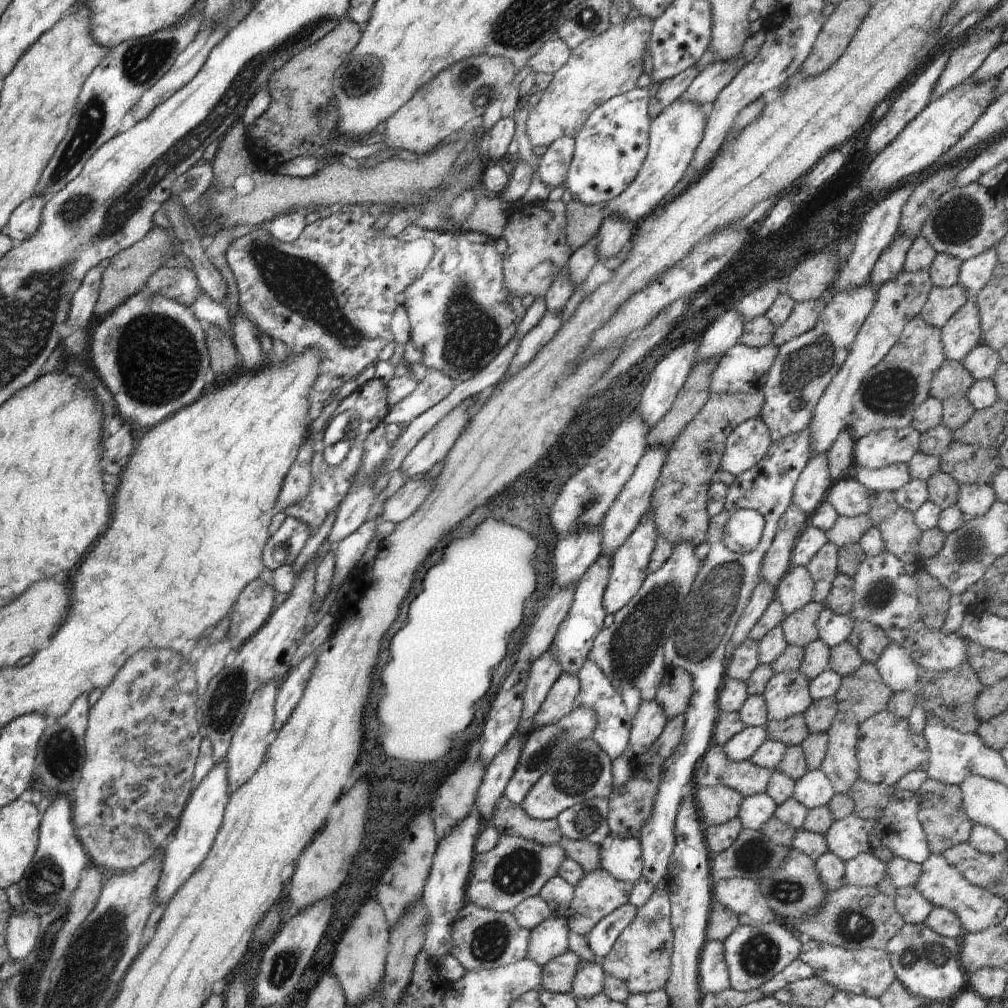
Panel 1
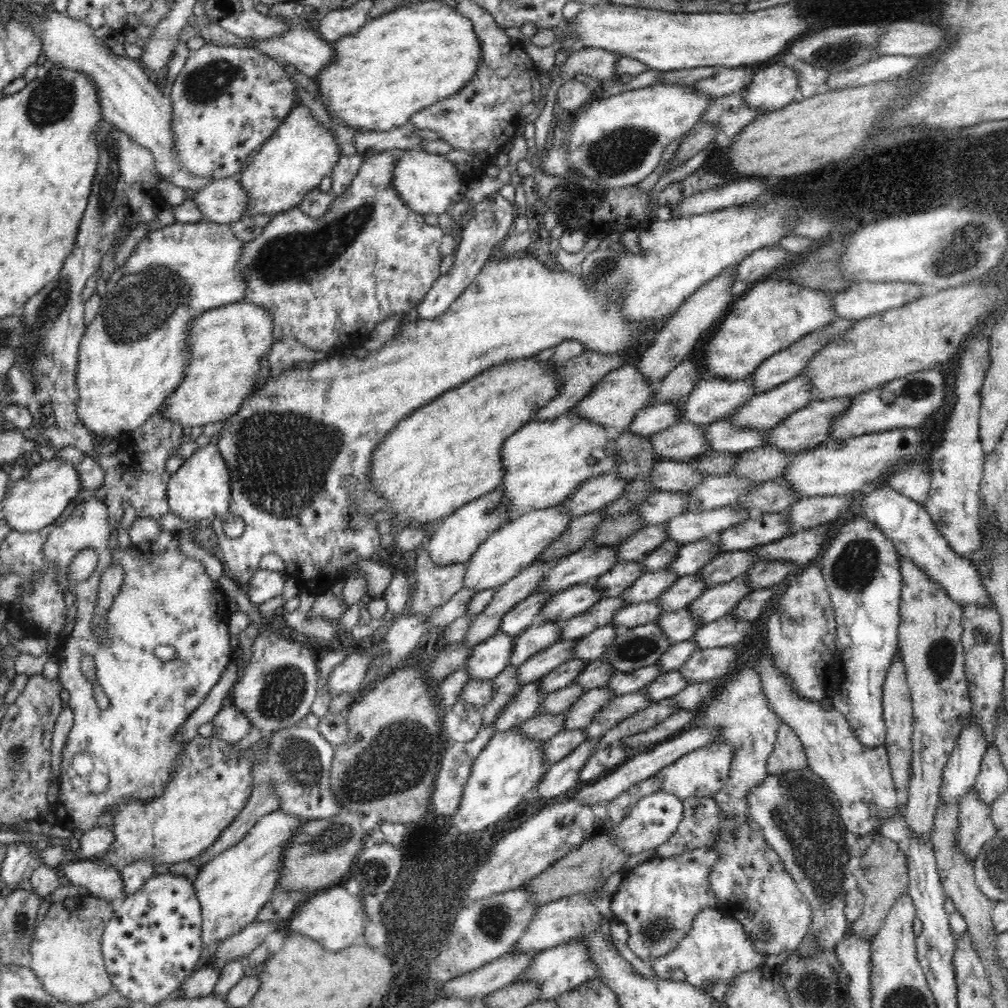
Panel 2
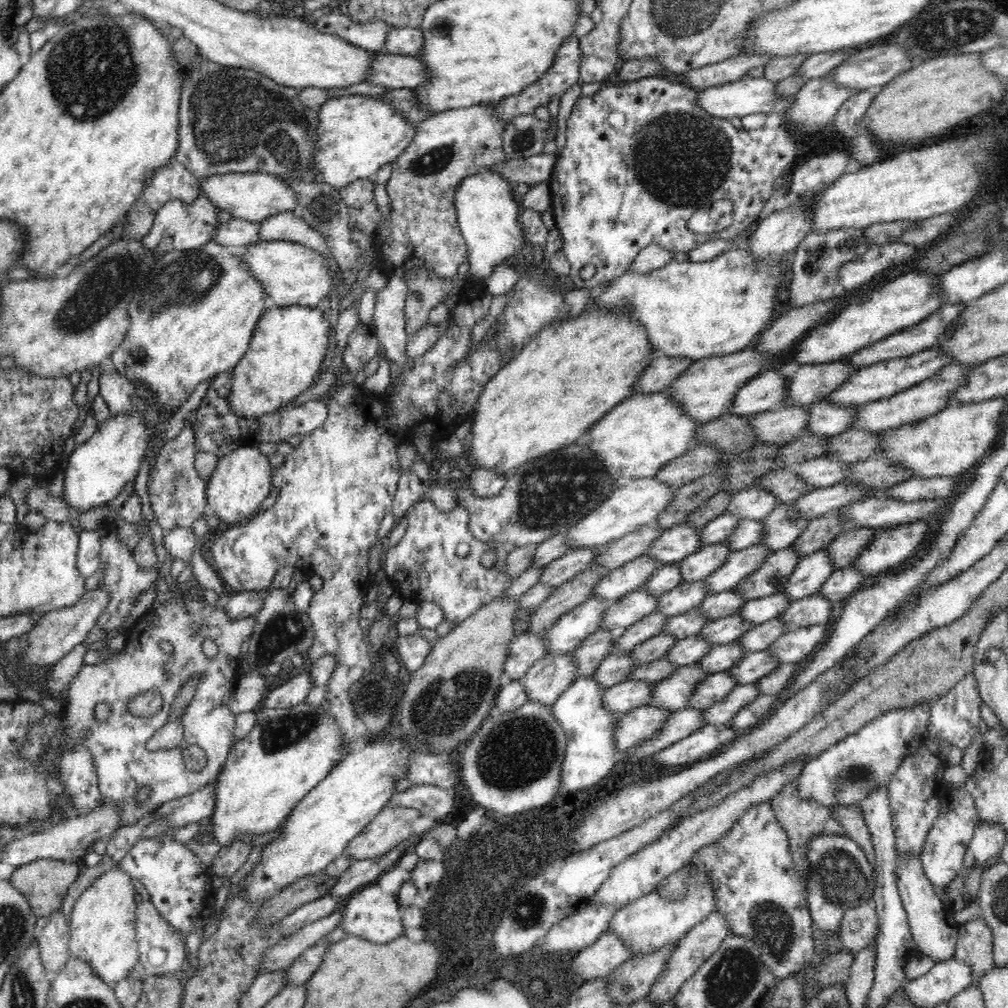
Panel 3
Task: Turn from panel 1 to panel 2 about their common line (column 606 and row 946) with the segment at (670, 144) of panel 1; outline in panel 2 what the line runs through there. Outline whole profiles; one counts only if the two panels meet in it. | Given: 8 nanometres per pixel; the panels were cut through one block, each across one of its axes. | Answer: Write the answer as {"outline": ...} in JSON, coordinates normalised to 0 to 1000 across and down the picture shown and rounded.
{"outline":[[[277,804],[269,806],[261,810],[256,817],[248,822],[245,829],[238,833],[237,837],[222,843],[197,863],[195,871],[190,874],[199,899],[199,934],[201,938],[212,939],[216,935],[238,925],[240,921],[253,913],[253,909],[256,909],[264,894],[274,883],[277,883],[275,873],[279,866],[279,847],[282,842],[286,841],[288,833],[294,829],[293,825],[299,820],[299,817],[304,814],[306,812],[301,813],[295,810],[286,810]]]}

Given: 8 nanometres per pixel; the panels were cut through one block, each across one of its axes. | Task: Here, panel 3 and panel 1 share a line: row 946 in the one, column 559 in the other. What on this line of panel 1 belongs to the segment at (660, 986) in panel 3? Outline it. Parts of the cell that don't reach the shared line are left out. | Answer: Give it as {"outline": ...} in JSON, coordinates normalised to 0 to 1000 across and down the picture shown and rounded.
{"outline":[[[559,667],[546,682],[538,700],[530,709],[531,720],[548,718],[562,710],[573,698],[576,681],[569,668]]]}

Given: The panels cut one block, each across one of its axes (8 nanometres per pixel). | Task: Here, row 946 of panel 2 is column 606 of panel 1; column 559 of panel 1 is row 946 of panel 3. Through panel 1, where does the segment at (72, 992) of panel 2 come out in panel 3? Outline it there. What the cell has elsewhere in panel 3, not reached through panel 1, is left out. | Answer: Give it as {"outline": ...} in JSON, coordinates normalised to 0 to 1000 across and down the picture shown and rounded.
{"outline":[[[114,860],[103,865],[79,887],[71,907],[67,914],[69,924],[69,948],[77,949],[93,961],[95,967],[101,969],[107,976],[114,976],[118,972],[123,972],[135,958],[138,953],[137,934],[135,933],[135,880],[131,875],[131,868],[125,866],[123,862]]]}

